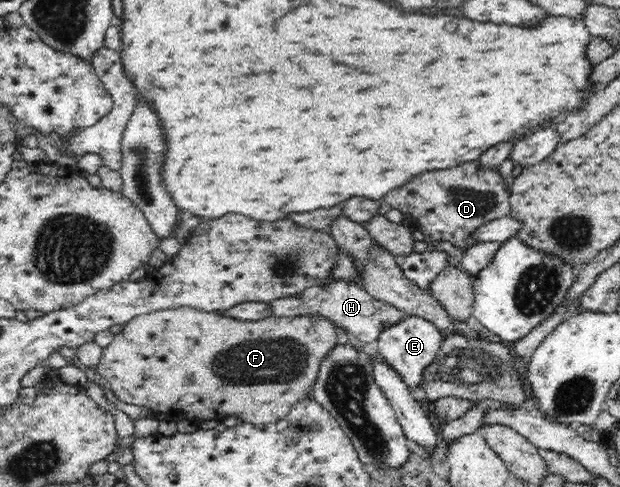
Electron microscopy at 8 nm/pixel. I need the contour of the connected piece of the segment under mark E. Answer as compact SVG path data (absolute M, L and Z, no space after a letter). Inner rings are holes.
M407 316L404 320L382 330L378 336L378 355L383 358L386 365L390 366L402 378L410 390L422 386L424 371L436 359L441 343L445 337L440 334L433 323L418 316Z

